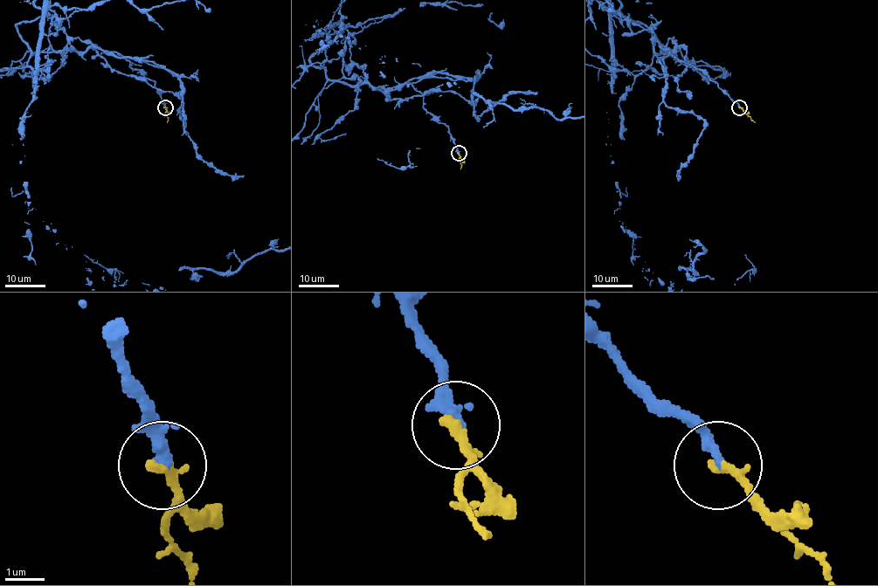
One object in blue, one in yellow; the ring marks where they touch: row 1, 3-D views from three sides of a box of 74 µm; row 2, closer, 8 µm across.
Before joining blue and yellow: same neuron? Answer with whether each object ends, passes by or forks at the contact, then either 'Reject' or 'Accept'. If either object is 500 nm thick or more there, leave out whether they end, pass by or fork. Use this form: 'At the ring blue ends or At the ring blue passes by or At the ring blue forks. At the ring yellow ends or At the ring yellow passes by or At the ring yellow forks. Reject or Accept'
At the ring blue passes by. At the ring yellow ends. Accept

